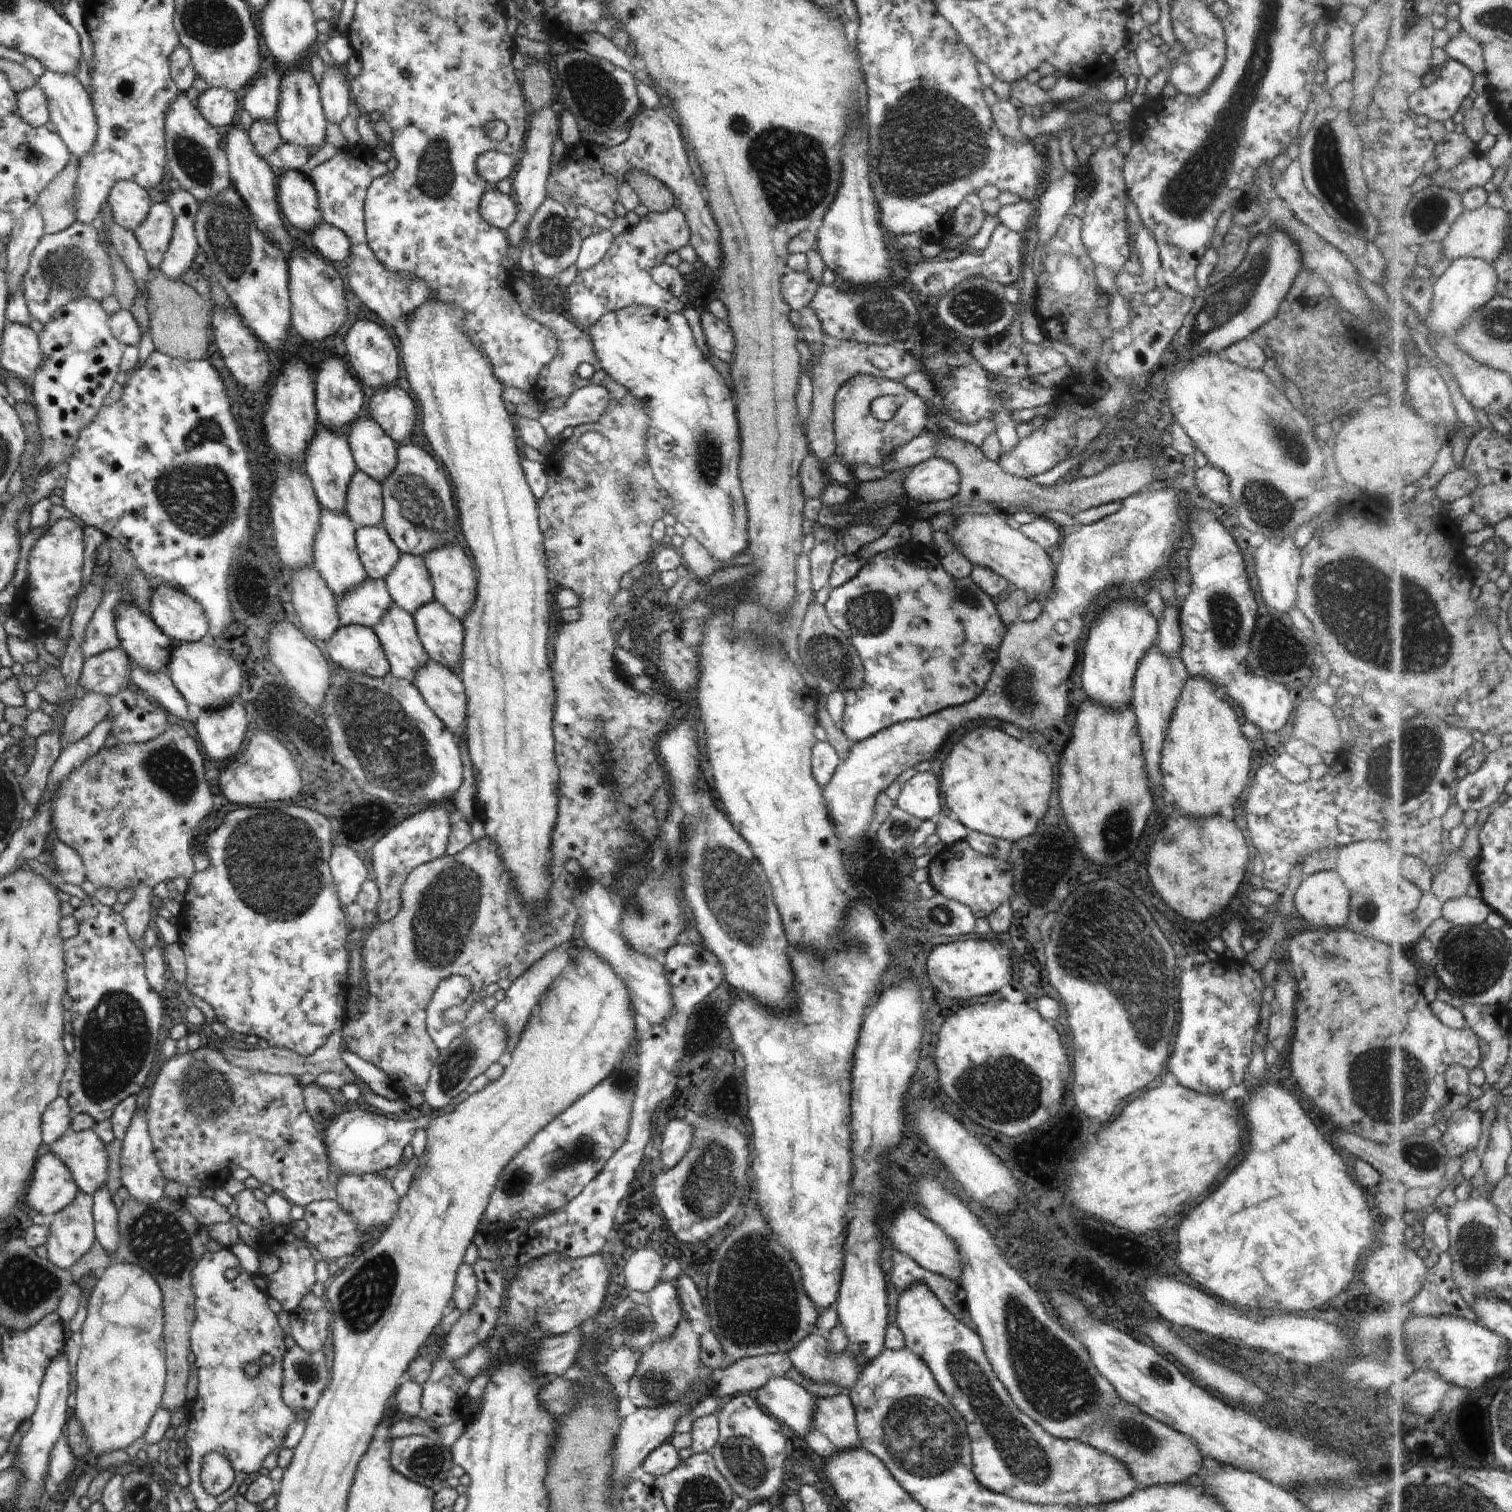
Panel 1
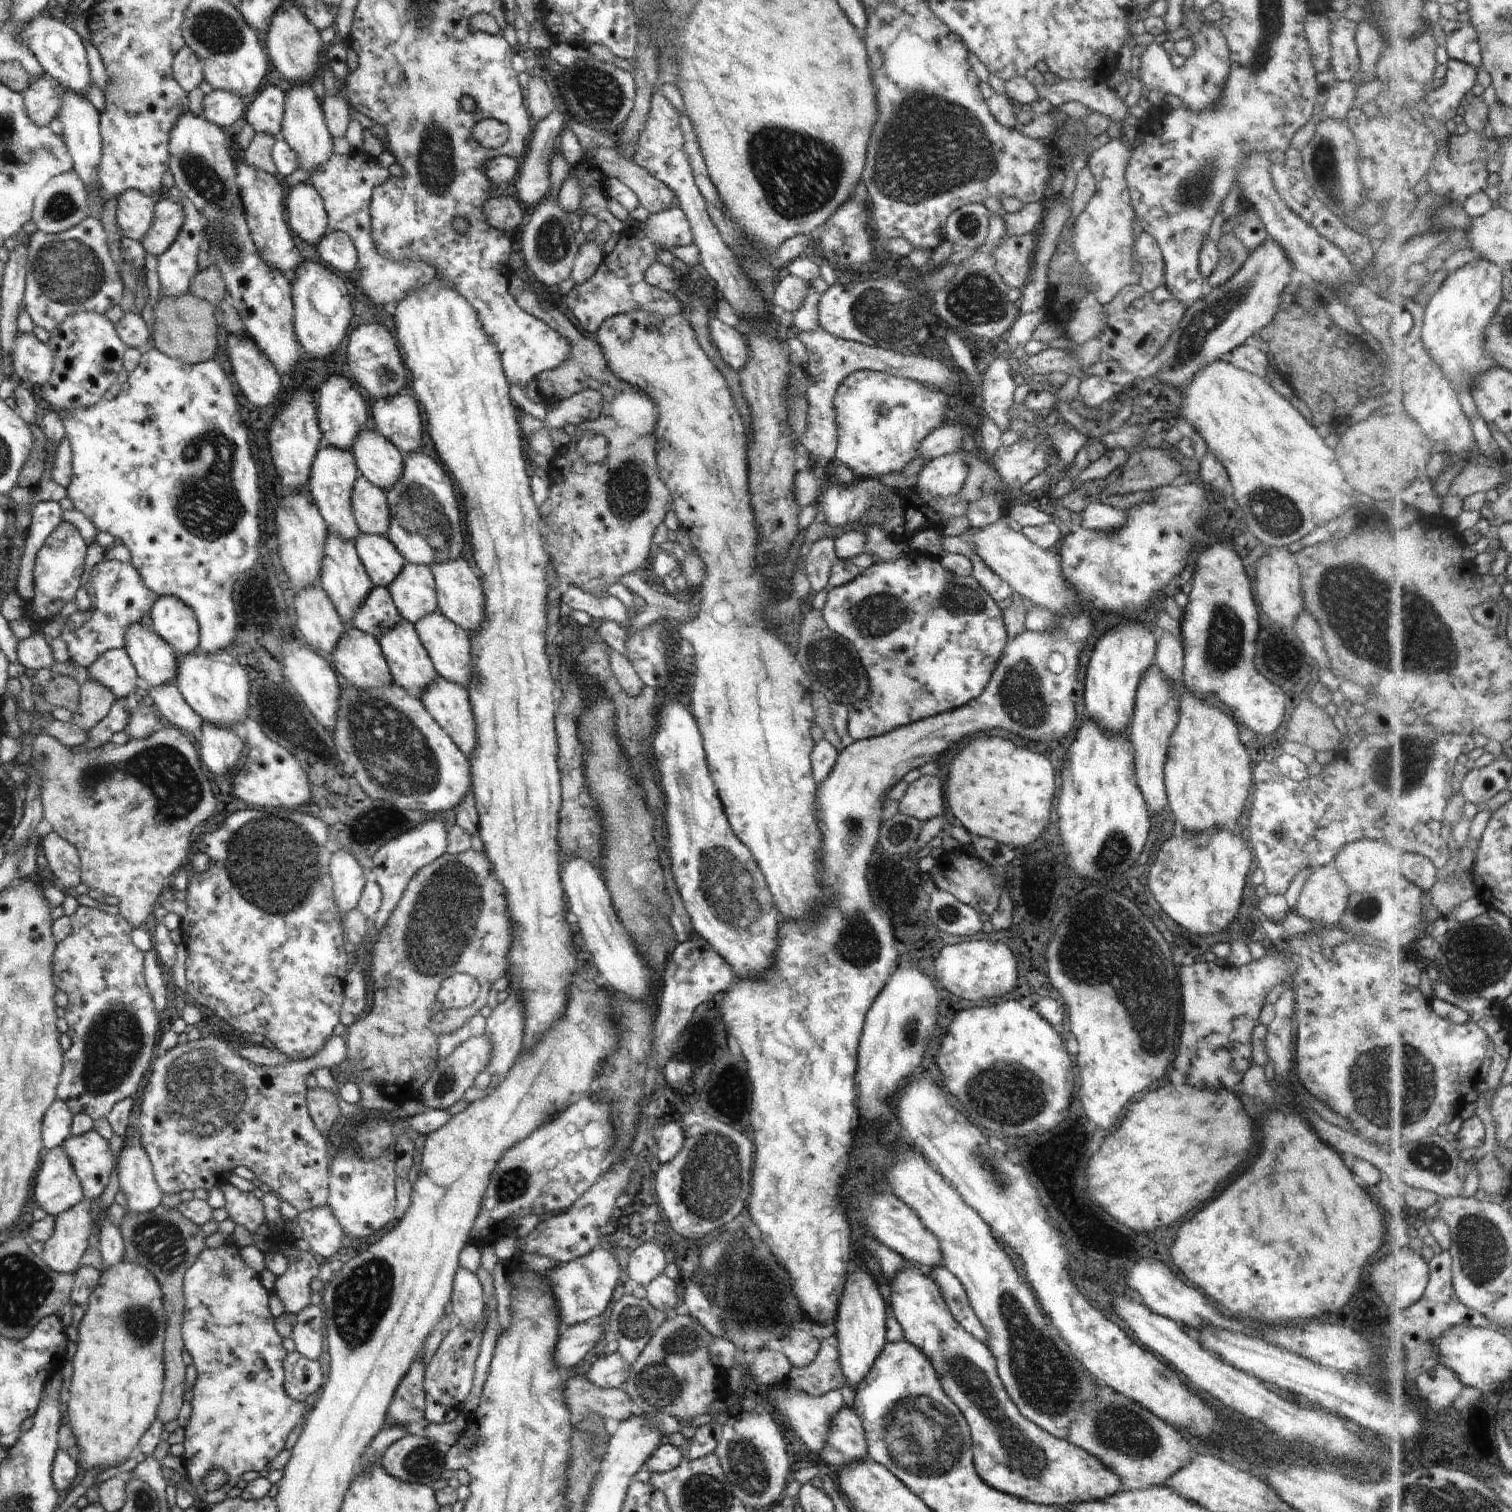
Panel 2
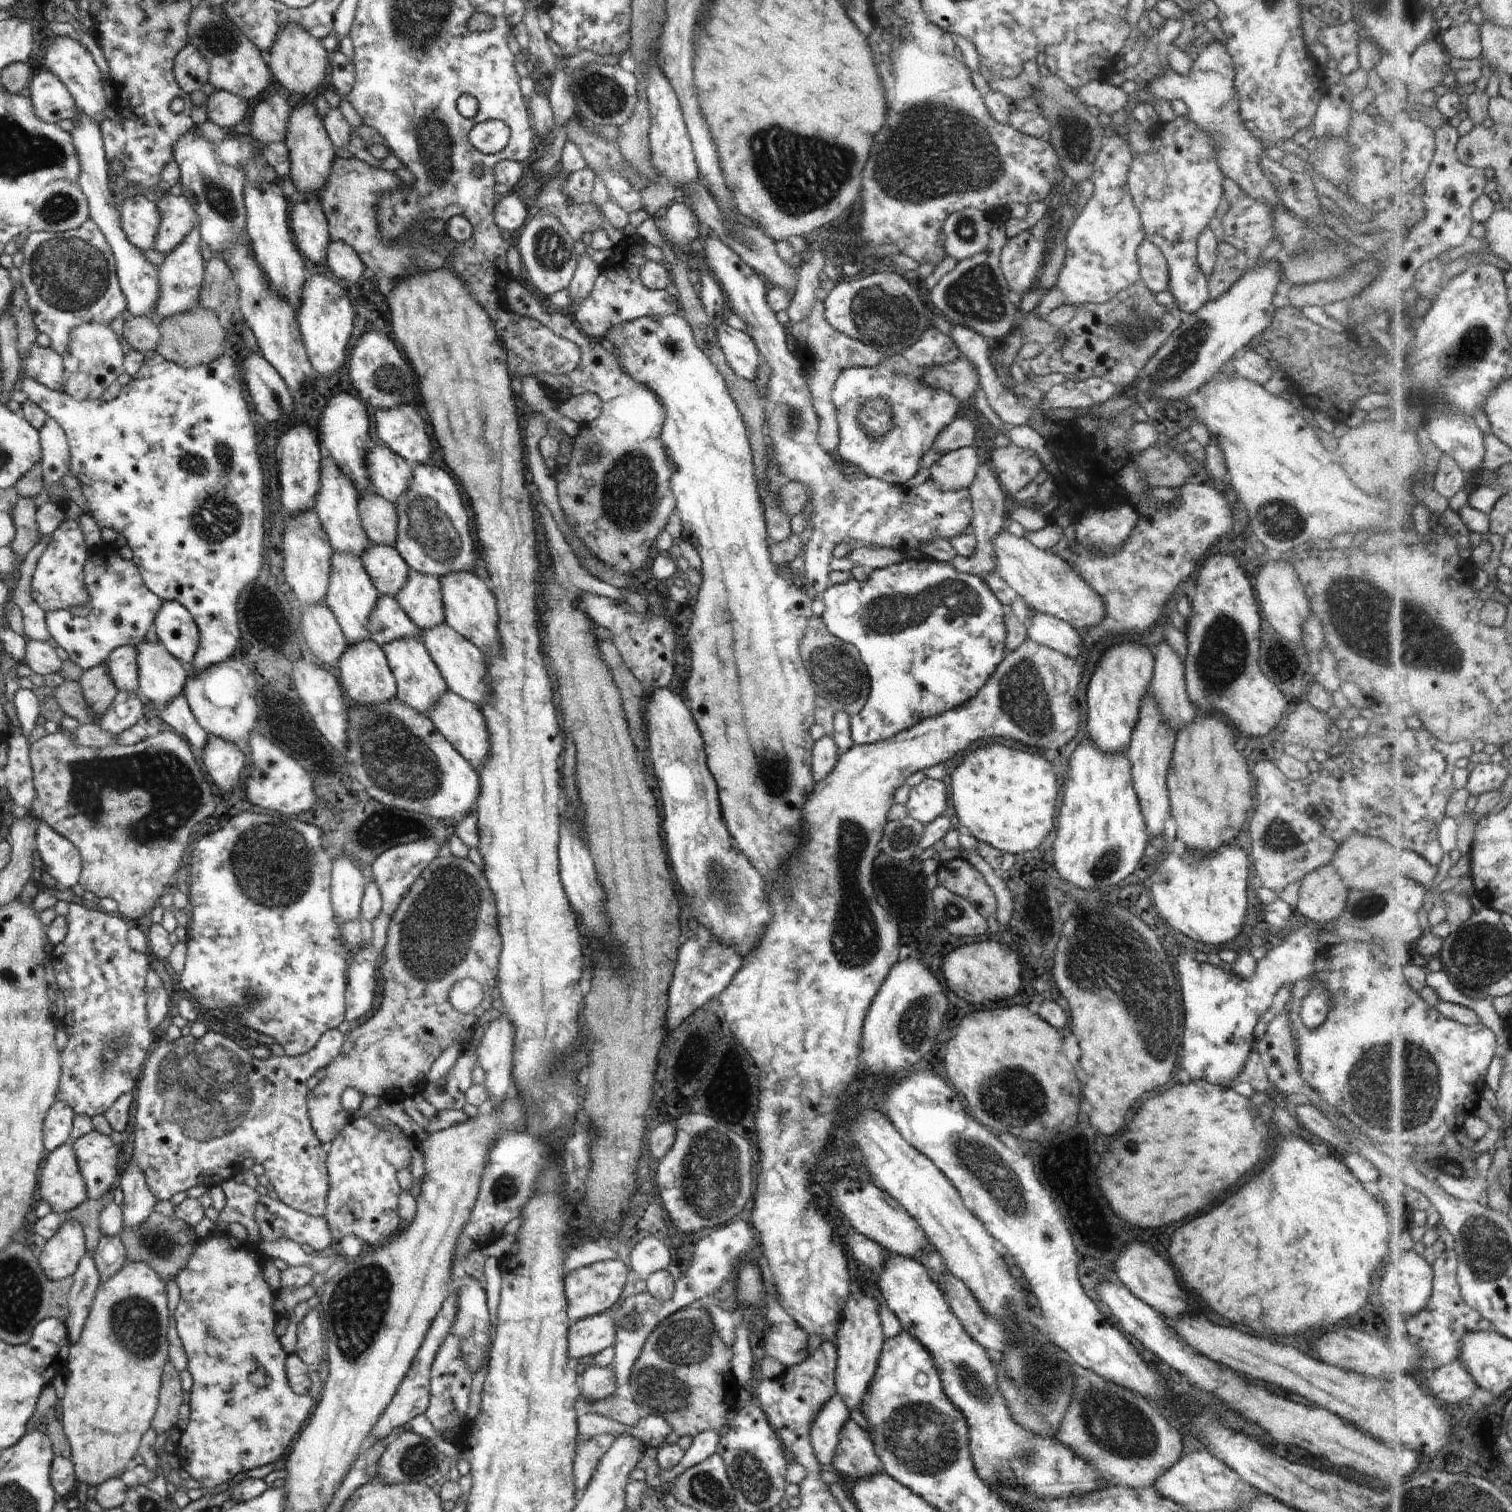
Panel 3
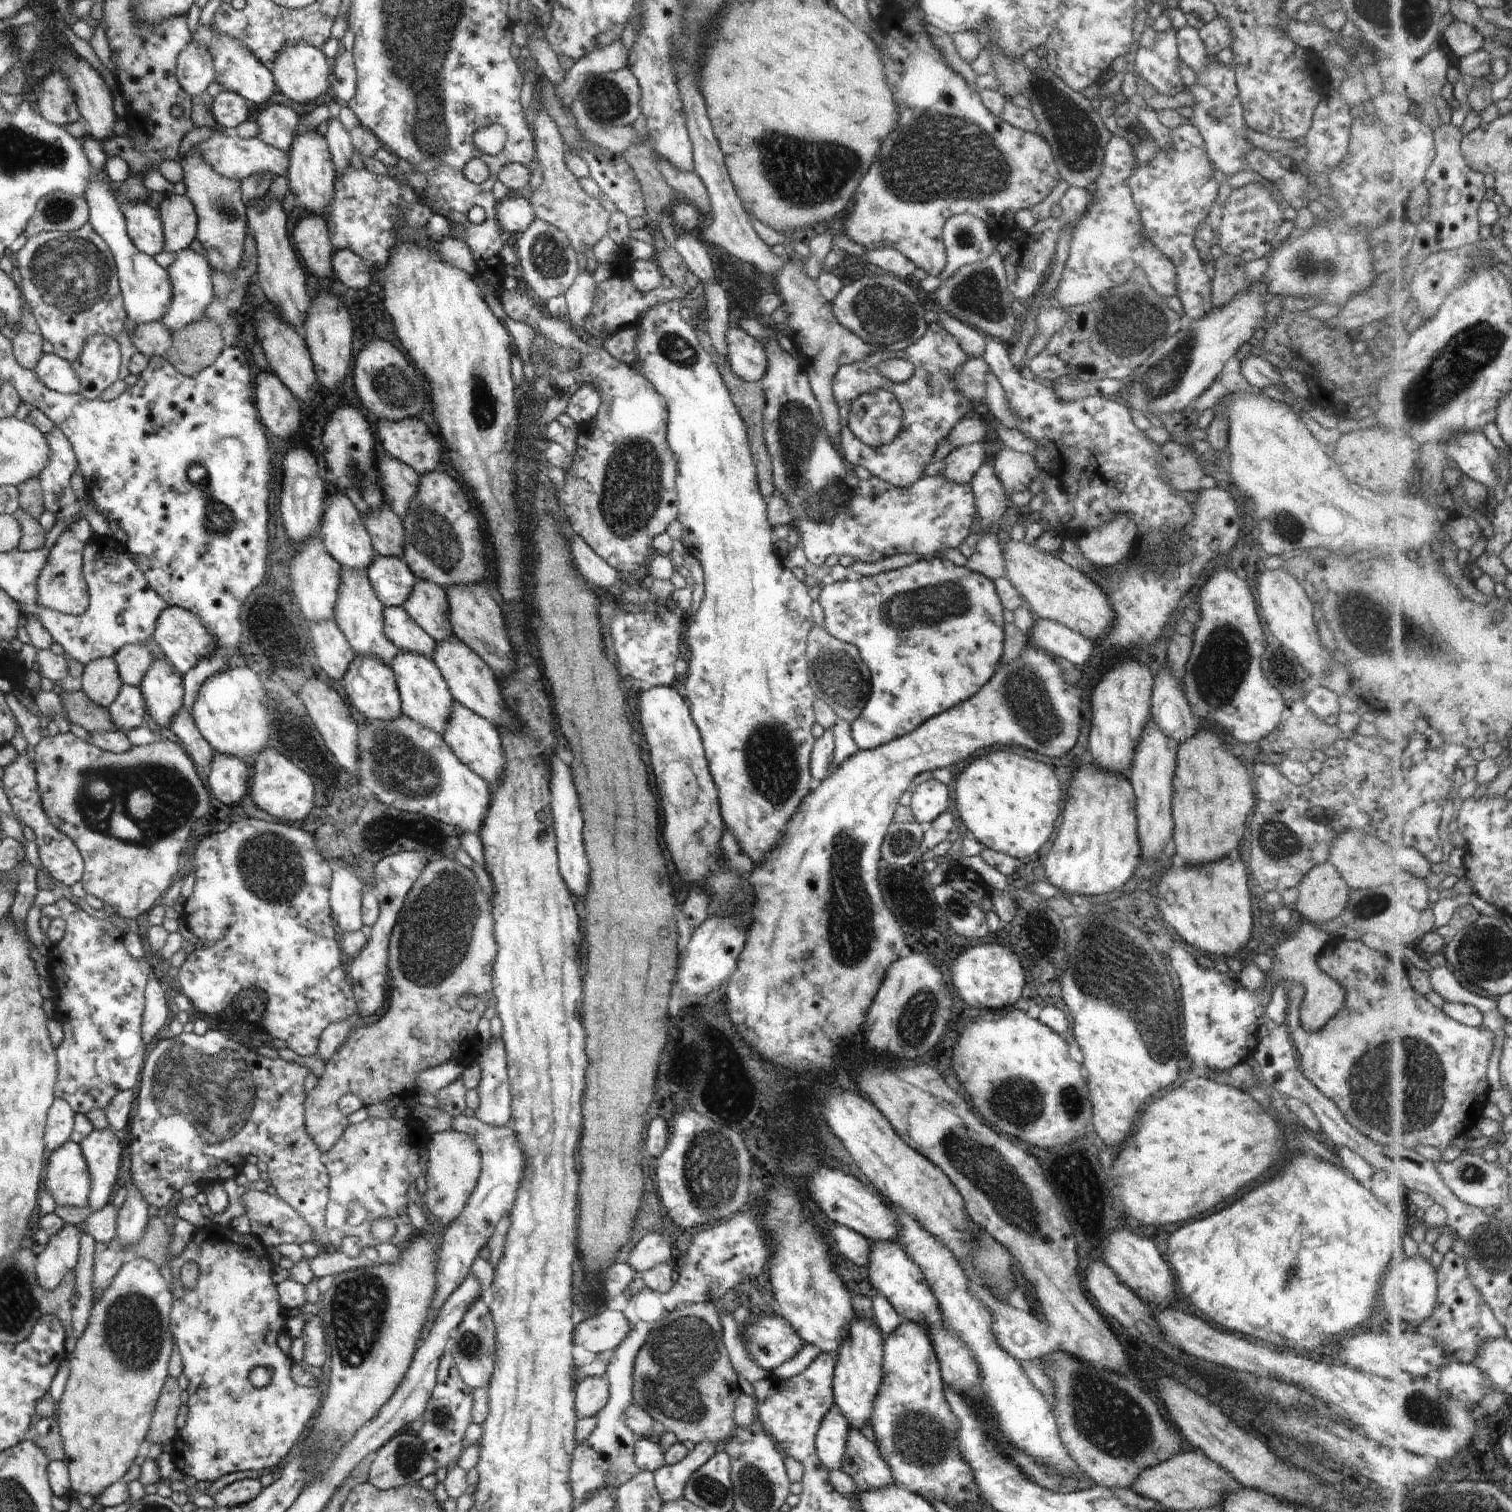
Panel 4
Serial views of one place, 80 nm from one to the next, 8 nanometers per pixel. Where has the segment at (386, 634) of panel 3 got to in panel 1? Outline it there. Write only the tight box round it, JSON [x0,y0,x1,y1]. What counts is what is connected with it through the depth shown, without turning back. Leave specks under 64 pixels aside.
[335,577,393,628]

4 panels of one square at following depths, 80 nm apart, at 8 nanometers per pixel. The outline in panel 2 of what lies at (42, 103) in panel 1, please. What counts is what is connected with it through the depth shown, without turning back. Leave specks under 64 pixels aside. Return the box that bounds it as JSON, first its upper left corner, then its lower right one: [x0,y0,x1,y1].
[22,74,64,127]

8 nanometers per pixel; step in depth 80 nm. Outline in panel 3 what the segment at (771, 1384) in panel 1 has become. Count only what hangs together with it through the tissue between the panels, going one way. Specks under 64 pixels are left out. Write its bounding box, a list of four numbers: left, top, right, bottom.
[809,1393,849,1468]

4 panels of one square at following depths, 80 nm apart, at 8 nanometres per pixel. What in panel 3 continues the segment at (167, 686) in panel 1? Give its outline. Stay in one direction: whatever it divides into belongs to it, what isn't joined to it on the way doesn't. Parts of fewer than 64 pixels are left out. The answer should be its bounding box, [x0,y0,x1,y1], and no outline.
[157,695,208,750]

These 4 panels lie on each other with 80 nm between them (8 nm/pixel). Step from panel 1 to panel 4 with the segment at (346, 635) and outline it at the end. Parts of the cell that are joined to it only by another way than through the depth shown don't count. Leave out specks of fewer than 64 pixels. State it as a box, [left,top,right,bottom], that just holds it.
[341,654,402,721]

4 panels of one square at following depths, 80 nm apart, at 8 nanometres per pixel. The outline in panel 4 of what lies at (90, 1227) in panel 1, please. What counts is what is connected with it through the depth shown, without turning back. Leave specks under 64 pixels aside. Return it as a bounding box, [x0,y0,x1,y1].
[35,1223,82,1290]

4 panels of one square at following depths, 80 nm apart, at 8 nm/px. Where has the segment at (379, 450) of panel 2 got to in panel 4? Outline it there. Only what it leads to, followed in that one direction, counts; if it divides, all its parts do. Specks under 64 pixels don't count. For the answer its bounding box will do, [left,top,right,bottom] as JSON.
[375,455,419,520]

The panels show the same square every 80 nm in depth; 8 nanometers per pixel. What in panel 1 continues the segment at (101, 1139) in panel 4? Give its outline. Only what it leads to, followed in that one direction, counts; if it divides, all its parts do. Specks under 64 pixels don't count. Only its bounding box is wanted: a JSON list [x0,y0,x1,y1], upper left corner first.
[44,1130,108,1195]

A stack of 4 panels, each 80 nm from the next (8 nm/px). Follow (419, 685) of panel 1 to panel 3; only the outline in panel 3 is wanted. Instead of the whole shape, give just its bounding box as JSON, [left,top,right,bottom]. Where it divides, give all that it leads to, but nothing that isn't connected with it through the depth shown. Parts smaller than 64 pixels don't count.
[427,689,489,770]

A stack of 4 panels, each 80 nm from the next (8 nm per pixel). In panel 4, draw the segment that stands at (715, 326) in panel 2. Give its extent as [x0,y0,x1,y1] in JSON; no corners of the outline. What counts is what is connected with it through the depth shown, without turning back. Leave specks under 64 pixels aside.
[727,329,768,381]

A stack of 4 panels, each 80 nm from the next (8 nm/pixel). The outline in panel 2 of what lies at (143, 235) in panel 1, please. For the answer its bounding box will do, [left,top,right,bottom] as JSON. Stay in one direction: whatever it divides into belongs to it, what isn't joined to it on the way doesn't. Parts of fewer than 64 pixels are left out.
[140,198,185,256]

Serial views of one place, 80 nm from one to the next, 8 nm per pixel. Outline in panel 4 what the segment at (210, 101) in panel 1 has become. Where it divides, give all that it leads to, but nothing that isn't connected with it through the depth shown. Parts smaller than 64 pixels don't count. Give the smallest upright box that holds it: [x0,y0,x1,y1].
[211,89,254,129]

